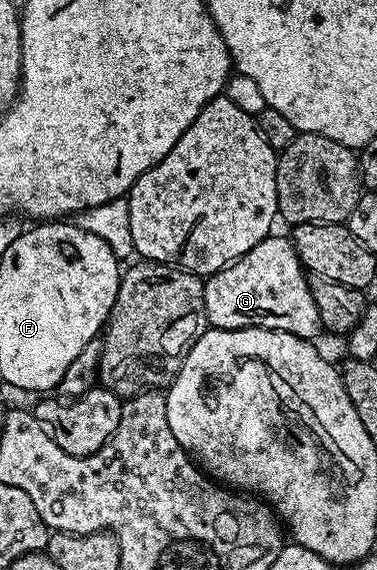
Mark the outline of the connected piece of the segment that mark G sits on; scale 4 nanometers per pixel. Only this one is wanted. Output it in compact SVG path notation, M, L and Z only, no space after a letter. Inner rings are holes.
M285 235L267 236L233 264L205 277L204 310L211 328L271 328L309 341L323 331L308 273L302 267L294 243Z

